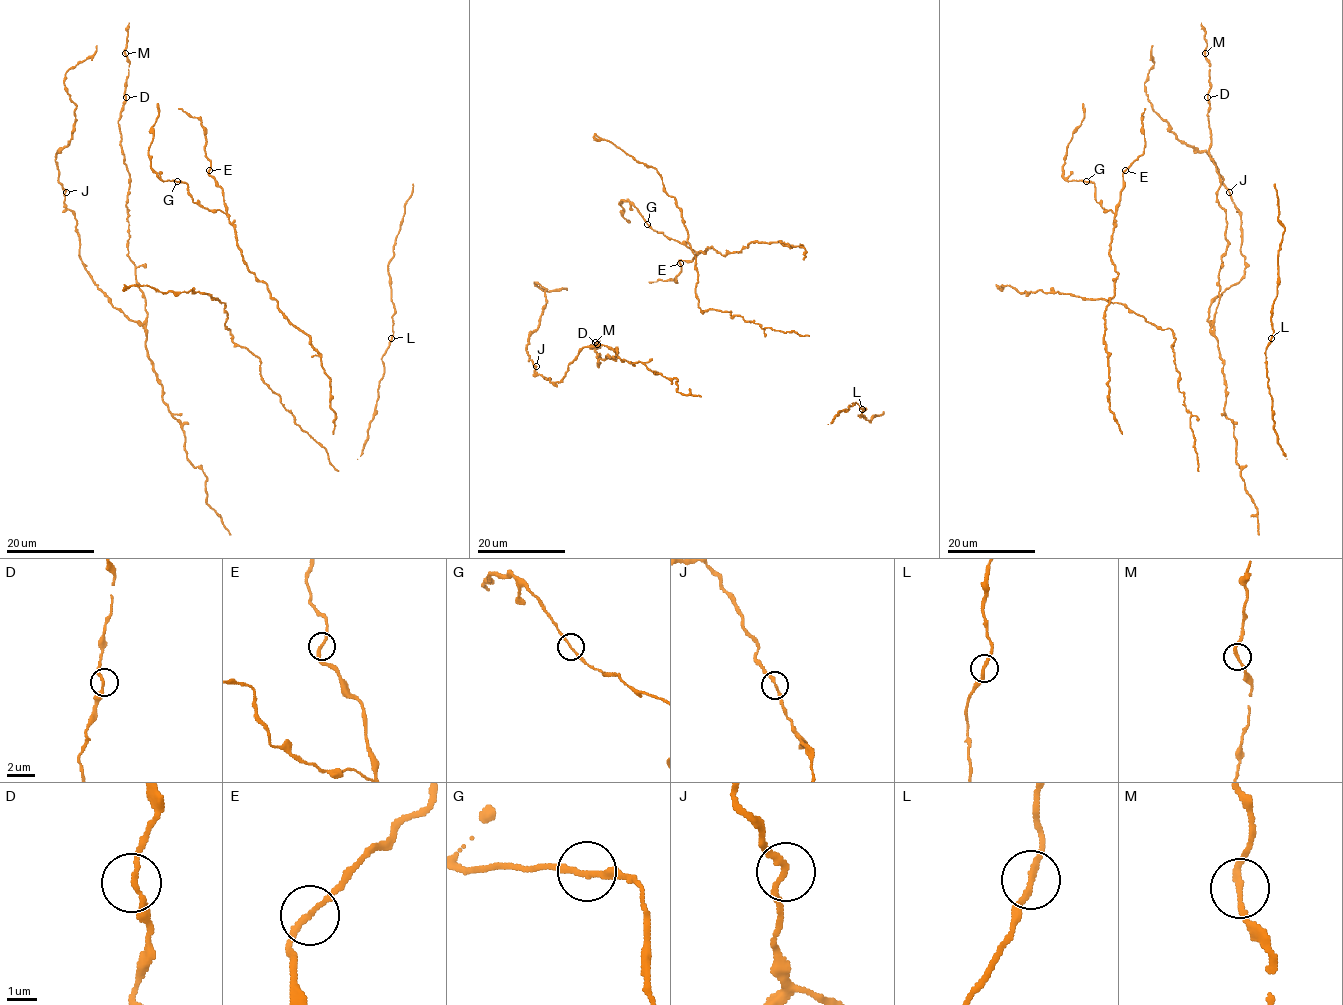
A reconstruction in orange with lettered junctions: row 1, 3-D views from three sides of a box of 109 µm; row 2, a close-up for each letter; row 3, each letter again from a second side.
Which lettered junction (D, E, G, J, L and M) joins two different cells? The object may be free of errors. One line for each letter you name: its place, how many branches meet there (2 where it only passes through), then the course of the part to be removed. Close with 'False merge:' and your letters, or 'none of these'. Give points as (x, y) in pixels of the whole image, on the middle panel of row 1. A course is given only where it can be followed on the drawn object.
False merge: none of these

